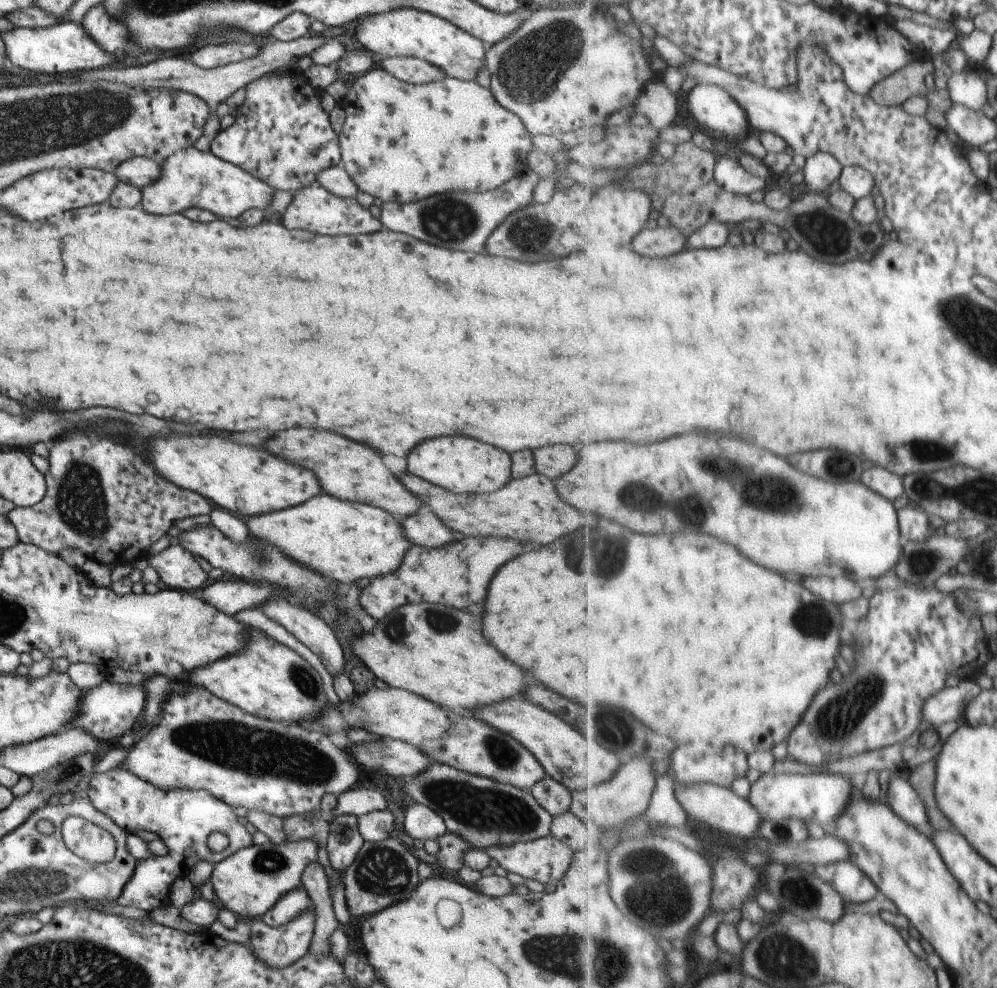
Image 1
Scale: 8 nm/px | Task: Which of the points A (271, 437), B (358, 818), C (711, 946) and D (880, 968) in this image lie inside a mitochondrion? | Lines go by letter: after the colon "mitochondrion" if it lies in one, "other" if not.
A: other
B: other
C: other
D: other

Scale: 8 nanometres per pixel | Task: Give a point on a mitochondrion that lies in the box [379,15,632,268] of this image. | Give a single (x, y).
(525, 71)

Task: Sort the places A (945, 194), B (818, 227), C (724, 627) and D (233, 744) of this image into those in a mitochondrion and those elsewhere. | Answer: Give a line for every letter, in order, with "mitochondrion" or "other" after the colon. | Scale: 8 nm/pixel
A: other
B: mitochondrion
C: other
D: mitochondrion

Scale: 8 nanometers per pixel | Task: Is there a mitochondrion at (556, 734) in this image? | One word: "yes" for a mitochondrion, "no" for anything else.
no

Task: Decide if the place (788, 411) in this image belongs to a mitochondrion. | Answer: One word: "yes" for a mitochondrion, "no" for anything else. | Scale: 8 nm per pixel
no

